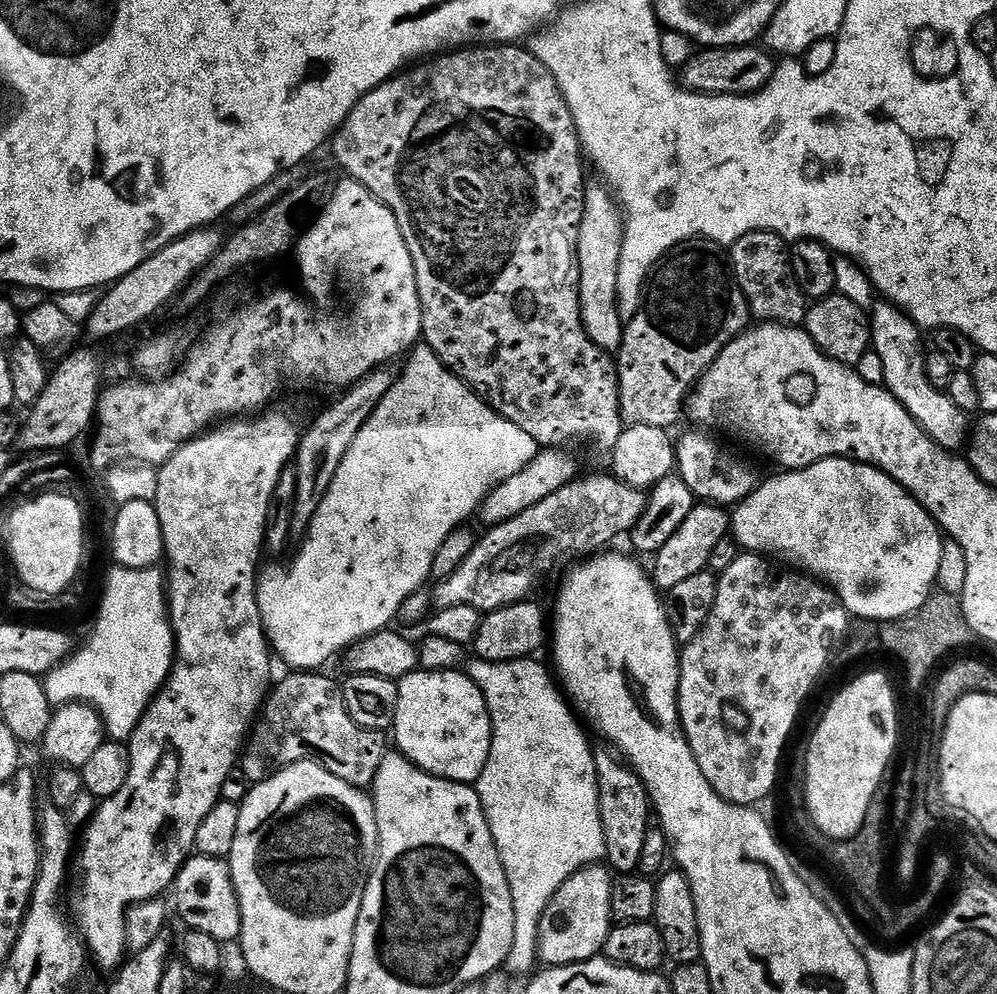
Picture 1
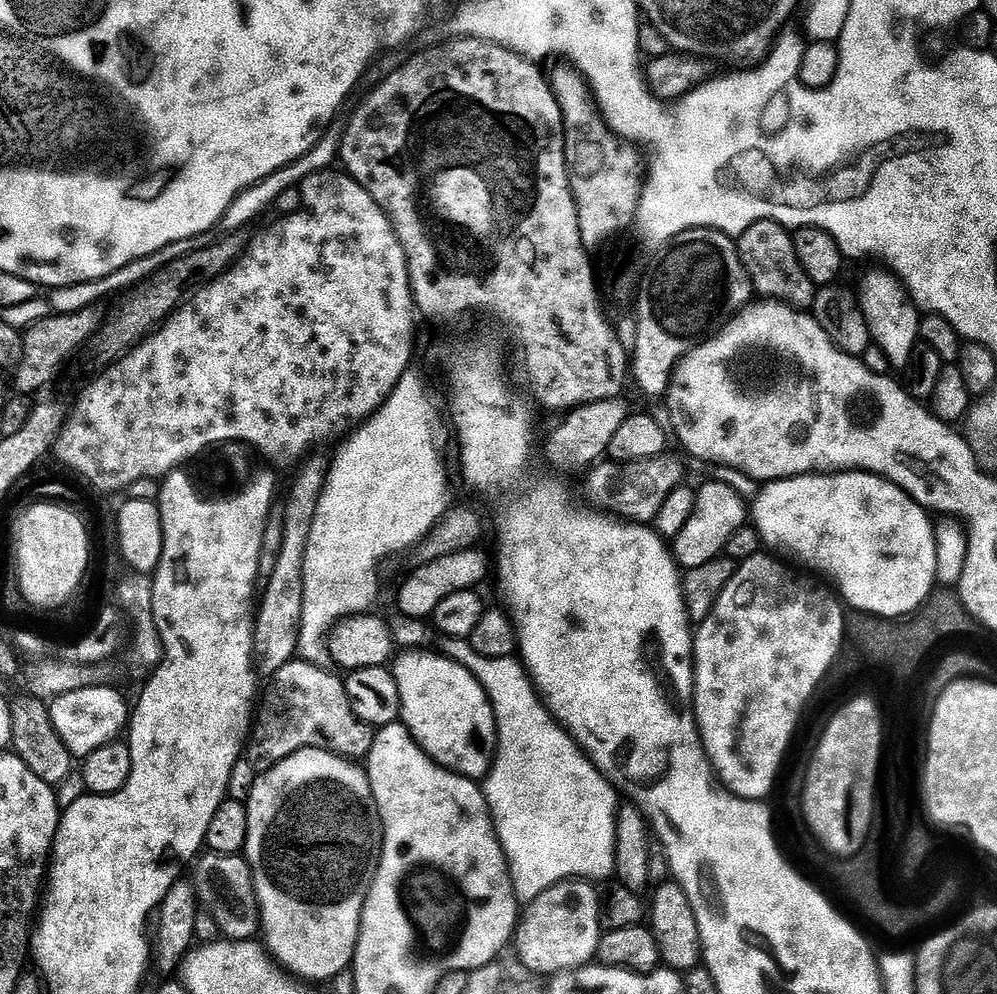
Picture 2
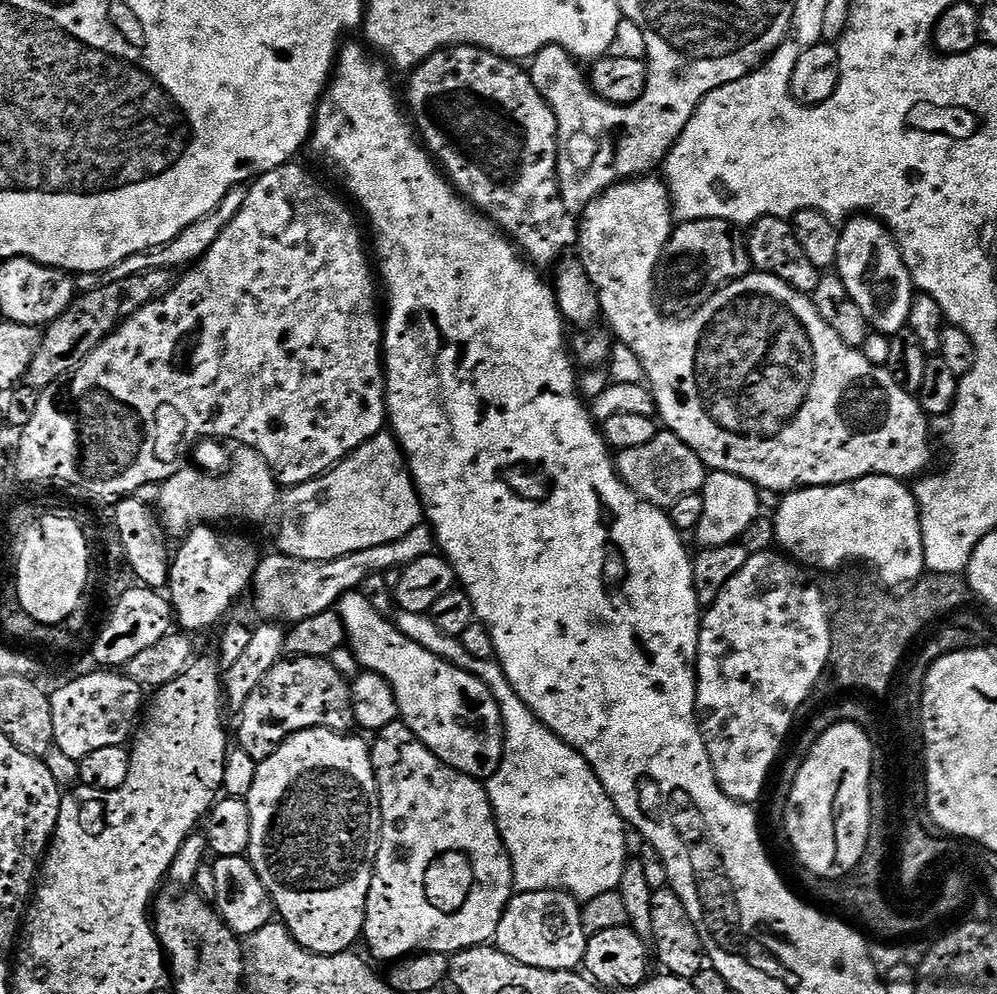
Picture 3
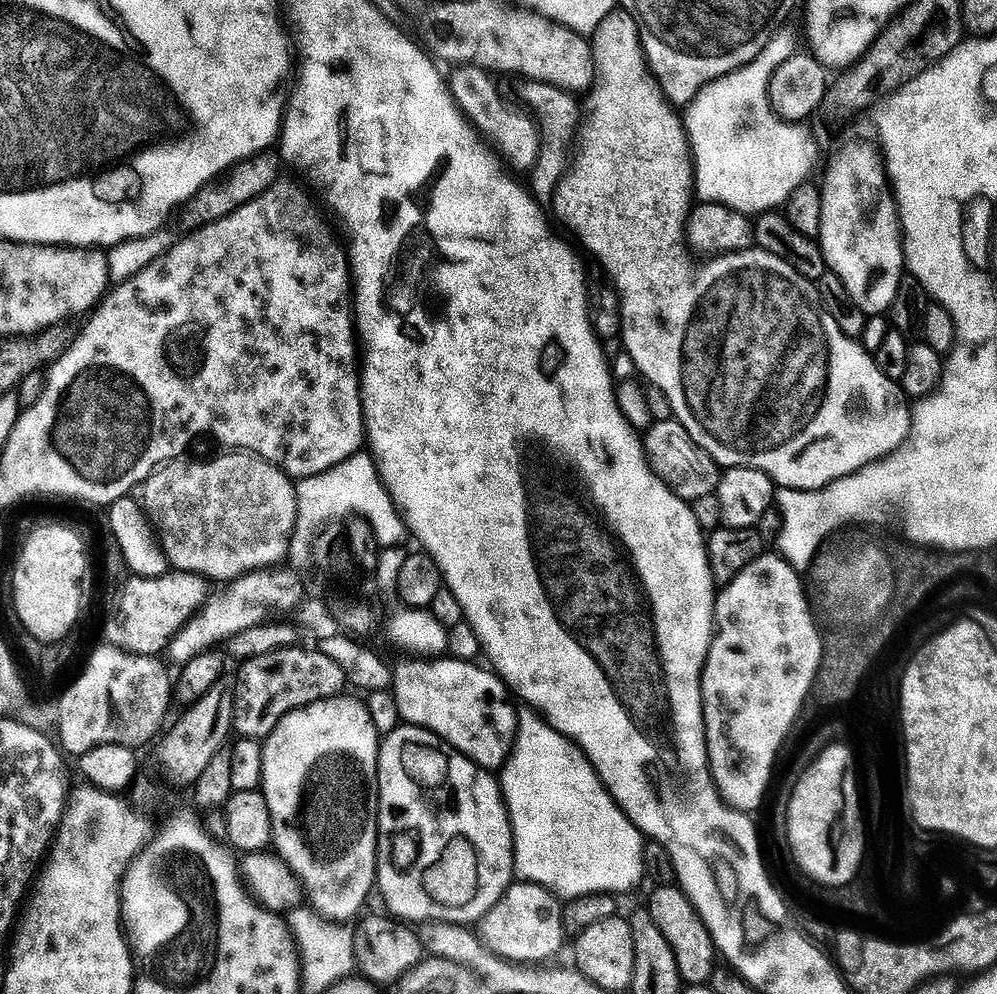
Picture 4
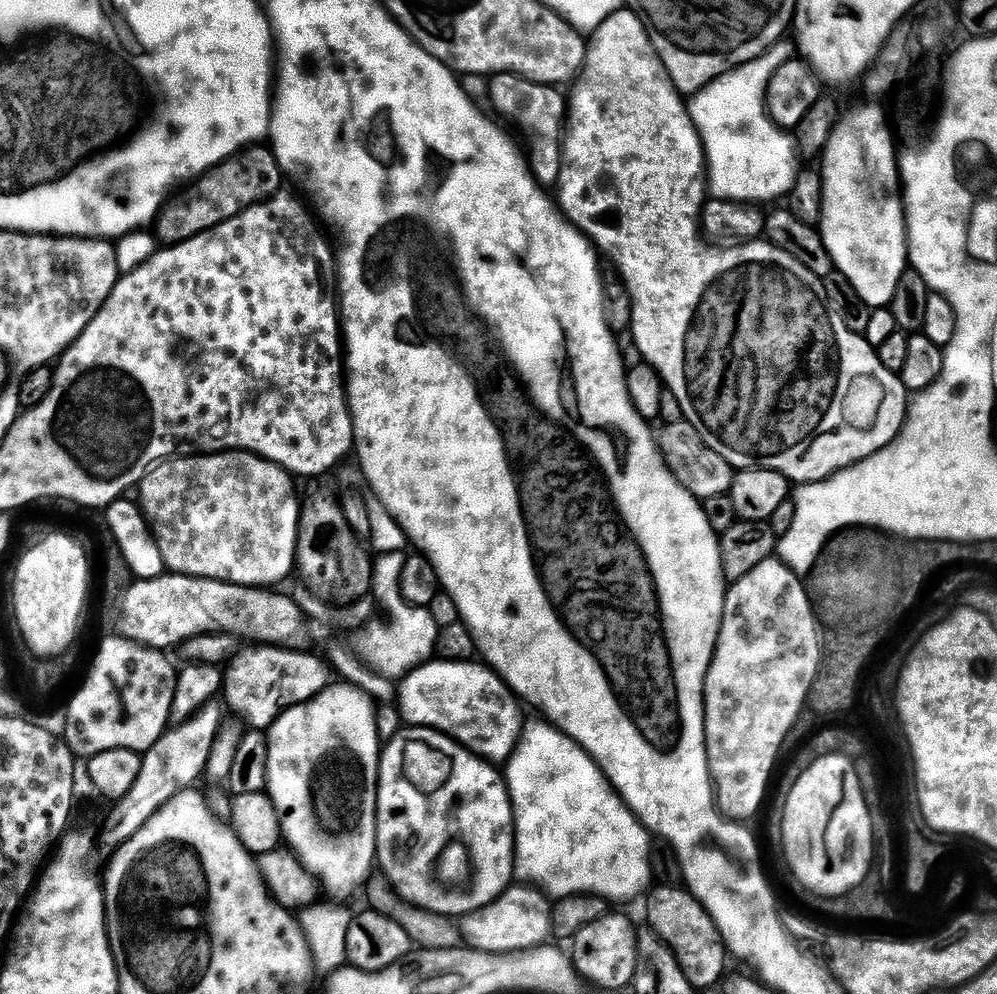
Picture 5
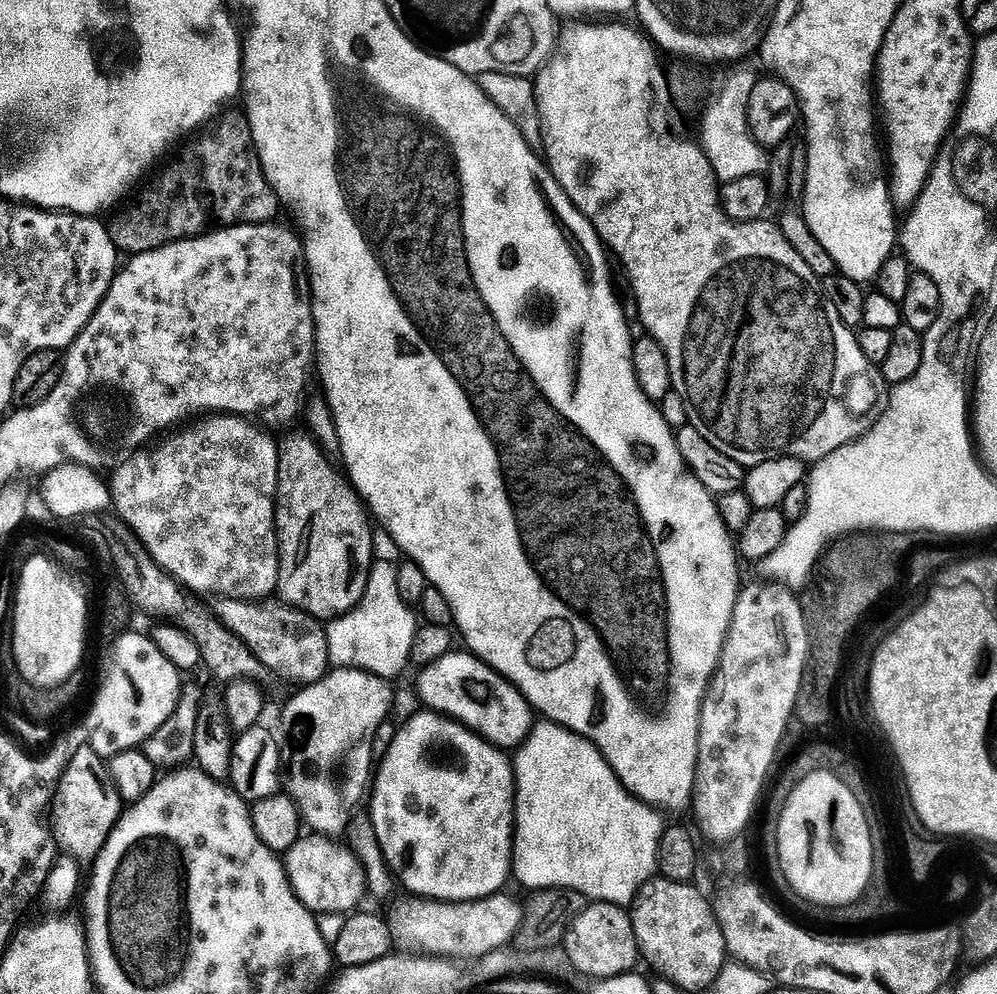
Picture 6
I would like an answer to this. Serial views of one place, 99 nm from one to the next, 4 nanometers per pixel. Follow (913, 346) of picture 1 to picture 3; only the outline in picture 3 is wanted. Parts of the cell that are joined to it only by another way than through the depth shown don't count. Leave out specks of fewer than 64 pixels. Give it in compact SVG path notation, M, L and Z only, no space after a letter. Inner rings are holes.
M857 214L851 217L839 229L839 234L834 268L842 278L846 290L850 290L850 298L858 302L862 314L866 314L869 325L877 333L891 338L897 332L905 331L910 318L914 285L896 237L889 232L885 224L881 224L871 214Z

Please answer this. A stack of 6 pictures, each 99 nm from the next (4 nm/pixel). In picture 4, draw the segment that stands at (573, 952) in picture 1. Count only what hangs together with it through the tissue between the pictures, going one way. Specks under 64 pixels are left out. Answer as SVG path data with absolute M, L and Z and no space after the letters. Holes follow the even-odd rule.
M516 882L488 911L478 932L484 947L501 960L517 966L540 966L543 960L554 959L564 948L564 910L565 905L542 886Z

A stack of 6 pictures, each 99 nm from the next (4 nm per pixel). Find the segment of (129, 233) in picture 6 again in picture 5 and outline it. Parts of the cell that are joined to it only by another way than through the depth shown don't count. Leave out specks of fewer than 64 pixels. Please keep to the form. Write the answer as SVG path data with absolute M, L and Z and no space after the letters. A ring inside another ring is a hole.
M249 146L203 175L197 176L185 187L188 189L181 196L173 195L161 207L159 215L154 220L155 239L161 245L171 246L217 228L222 222L242 214L248 208L253 208L255 204L271 200L281 191L280 180L282 181L280 164L276 161L276 153L271 147Z

